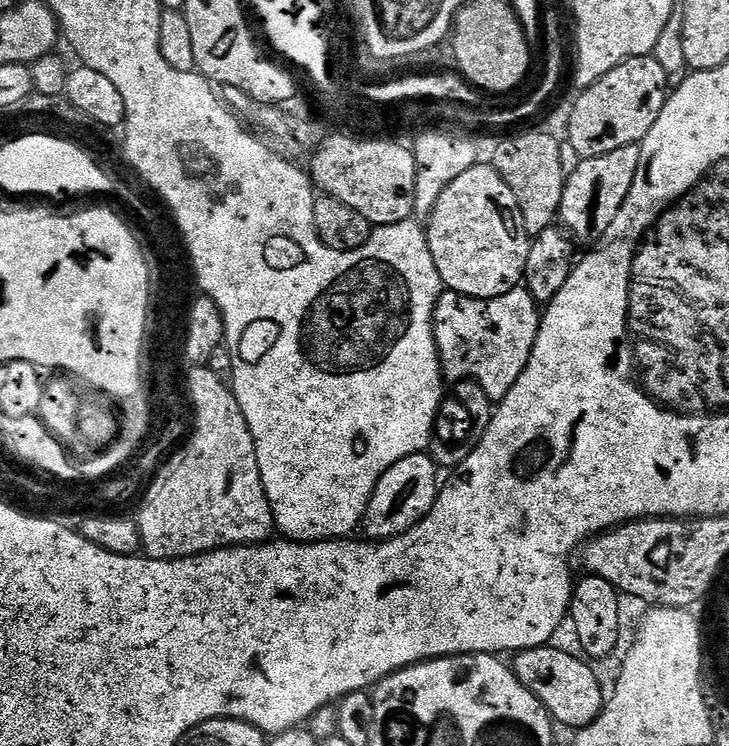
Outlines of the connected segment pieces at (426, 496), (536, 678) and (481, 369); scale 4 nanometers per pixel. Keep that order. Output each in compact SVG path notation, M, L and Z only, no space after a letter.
M424 452L394 462L394 466L390 466L390 470L382 474L370 498L368 515L364 517L362 525L363 535L367 539L379 542L406 534L411 528L418 526L418 522L422 522L422 518L430 514L434 502L440 496L442 479L440 480L436 471L438 471L436 461Z
M556 647L531 648L515 653L514 671L516 677L526 687L531 688L534 695L544 704L548 715L557 725L565 724L566 727L572 728L571 730L579 730L600 717L600 713L604 711L606 695L604 696L603 690L600 689L600 680L591 668L591 663L585 662L579 655L571 656Z
M524 286L489 300L441 291L432 319L432 329L445 377L452 382L473 380L482 386L482 390L486 390L493 402L504 400L506 394L510 394L514 382L518 382L522 370L526 370L526 362L538 338L541 319L538 301Z

